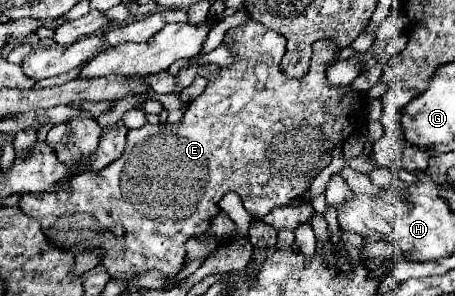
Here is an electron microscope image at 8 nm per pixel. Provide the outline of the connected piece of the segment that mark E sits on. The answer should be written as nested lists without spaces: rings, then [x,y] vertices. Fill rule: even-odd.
[[[252,18],[230,28],[224,36],[224,44],[232,52],[232,66],[220,68],[218,74],[208,78],[208,86],[188,104],[180,124],[144,124],[142,128],[130,130],[122,158],[104,170],[74,176],[74,180],[68,180],[70,186],[60,192],[24,194],[20,198],[18,206],[22,212],[40,220],[44,234],[54,246],[64,248],[74,256],[98,248],[104,258],[102,266],[106,266],[114,280],[128,280],[146,270],[176,276],[188,260],[186,242],[208,234],[210,222],[220,212],[216,202],[220,202],[224,194],[234,190],[242,198],[250,216],[260,220],[274,208],[288,206],[294,198],[302,196],[310,188],[314,176],[328,166],[330,152],[358,132],[358,126],[364,126],[366,98],[358,94],[354,96],[350,86],[332,86],[324,76],[324,68],[338,62],[340,48],[334,40],[324,38],[314,44],[312,66],[302,80],[292,80],[278,68],[278,62],[286,52],[286,38]],[[112,224],[122,224],[126,228],[124,238],[118,240],[108,232]]]

